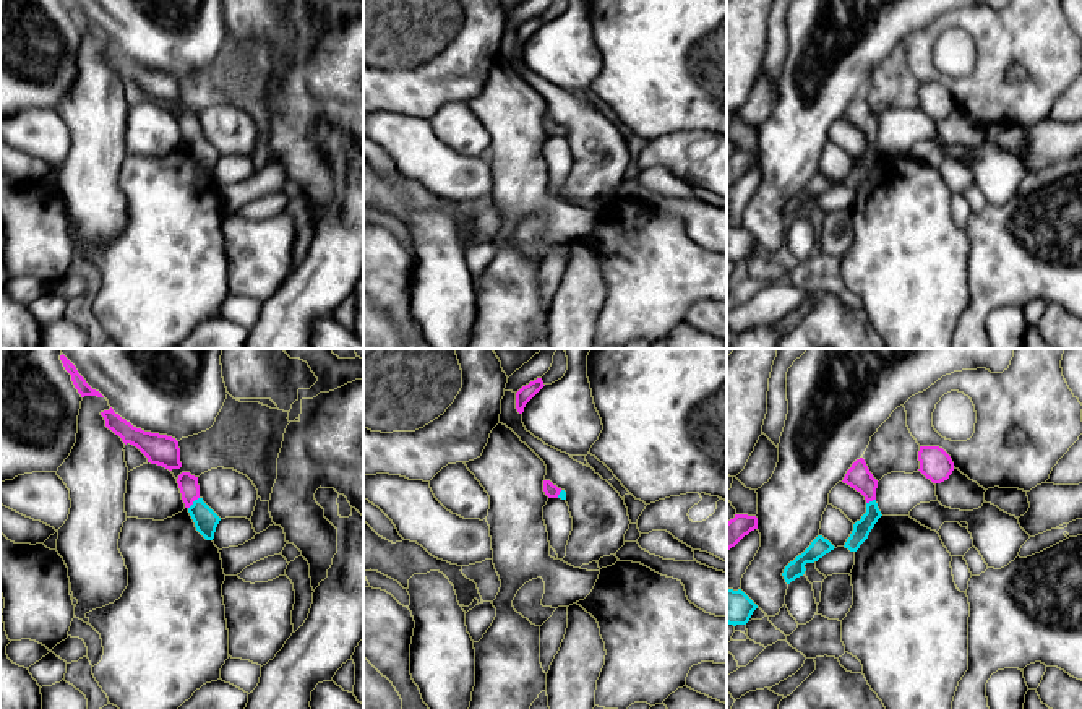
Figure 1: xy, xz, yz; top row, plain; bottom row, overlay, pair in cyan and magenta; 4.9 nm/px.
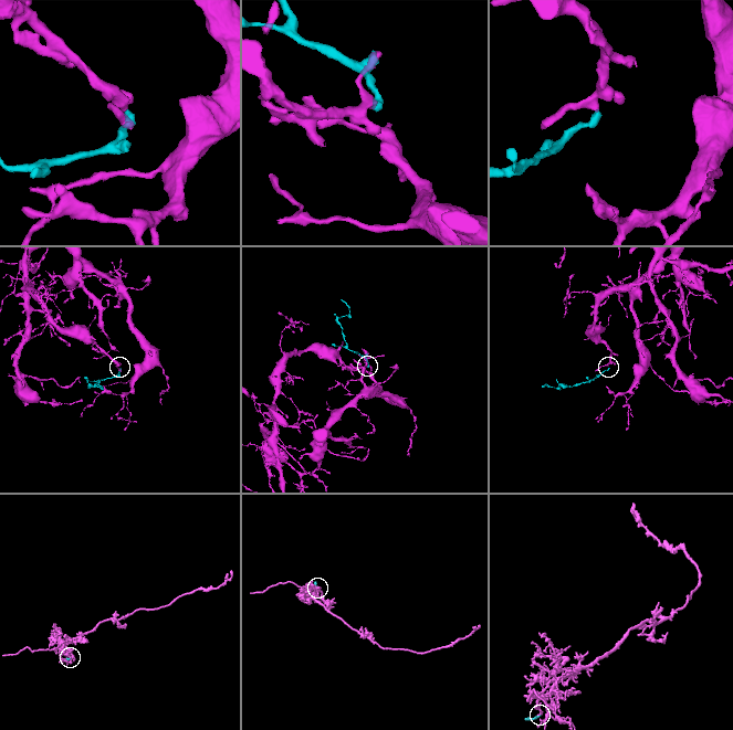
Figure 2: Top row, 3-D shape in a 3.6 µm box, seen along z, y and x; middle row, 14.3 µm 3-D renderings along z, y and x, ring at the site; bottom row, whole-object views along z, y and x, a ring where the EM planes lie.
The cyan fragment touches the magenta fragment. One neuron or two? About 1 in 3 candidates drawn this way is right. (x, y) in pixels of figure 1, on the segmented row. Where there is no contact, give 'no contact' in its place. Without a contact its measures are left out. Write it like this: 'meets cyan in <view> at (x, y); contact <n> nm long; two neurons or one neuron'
meets cyan in xy at (193, 503); contact 80 nm long; one neuron

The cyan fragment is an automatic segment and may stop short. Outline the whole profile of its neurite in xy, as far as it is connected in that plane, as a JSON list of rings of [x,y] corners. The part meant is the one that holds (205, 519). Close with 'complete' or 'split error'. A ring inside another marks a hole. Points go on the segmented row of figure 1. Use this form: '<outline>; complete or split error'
[[[182,472],[177,483],[196,531],[206,540],[213,540],[221,518],[200,496],[198,477],[191,475],[190,472]]]; split error

